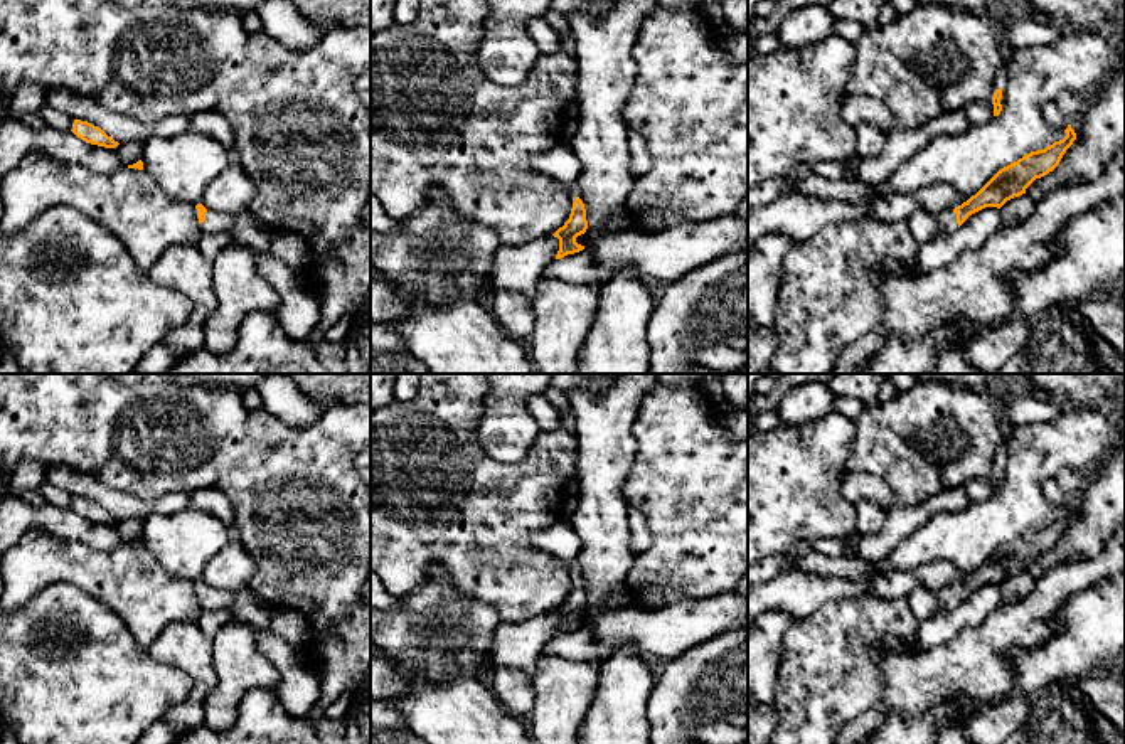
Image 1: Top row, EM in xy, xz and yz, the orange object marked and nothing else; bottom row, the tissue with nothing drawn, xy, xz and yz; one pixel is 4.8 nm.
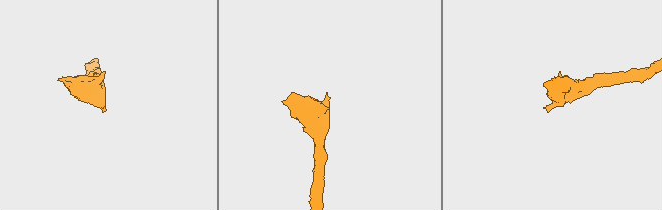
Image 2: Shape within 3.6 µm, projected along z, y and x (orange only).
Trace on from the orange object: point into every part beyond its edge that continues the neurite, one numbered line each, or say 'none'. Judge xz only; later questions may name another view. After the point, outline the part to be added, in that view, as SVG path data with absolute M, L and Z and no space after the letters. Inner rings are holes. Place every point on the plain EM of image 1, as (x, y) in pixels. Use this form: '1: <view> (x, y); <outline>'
none

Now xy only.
1: xy (248, 606); M207 587L200 604L205 609L229 609L232 618L243 619L258 630L269 630L271 606L251 589L229 593Z

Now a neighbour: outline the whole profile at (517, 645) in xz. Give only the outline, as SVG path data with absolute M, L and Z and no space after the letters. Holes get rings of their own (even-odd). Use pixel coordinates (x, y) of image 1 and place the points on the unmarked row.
M554 613L524 621L500 621L493 631L488 662L495 668L517 668L534 678L546 643L556 636L559 616Z

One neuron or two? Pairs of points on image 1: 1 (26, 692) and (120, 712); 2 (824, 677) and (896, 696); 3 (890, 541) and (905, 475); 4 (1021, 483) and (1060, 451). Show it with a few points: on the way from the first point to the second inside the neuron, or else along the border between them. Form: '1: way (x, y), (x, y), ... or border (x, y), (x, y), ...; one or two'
1: way (49, 692), (96, 692); one
2: border (891, 653), (881, 664), (881, 696), (853, 719); two
3: border (935, 494), (913, 505), (895, 505); two
4: way (1031, 473), (1050, 460); one

